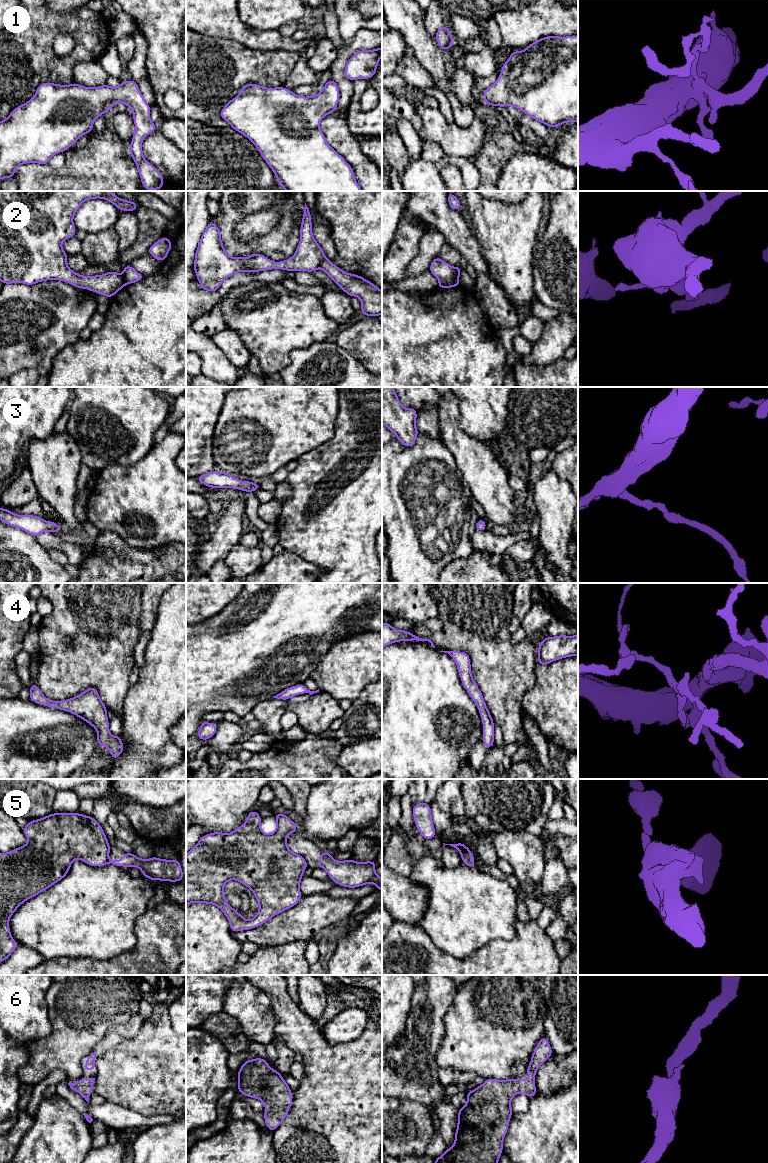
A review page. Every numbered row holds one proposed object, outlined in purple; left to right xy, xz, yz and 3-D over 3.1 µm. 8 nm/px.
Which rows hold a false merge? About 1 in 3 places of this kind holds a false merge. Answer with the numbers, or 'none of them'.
2, 5

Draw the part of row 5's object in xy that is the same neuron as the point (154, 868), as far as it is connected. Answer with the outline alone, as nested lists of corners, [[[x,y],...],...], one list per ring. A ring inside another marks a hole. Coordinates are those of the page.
[[[123,853],[121,860],[110,860],[109,863],[118,867],[138,867],[143,877],[151,881],[183,881],[183,871],[179,860],[159,859],[153,856],[150,859],[141,859],[133,853]]]

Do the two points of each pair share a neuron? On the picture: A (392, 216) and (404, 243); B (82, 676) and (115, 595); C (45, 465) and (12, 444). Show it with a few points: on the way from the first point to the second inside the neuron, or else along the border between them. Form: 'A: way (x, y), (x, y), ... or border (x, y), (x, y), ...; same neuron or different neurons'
A: border (405, 206), (392, 243); different neurons
B: way (82, 656), (82, 645), (90, 636), (96, 615); same neuron
C: border (51, 433), (45, 438), (33, 438), (29, 442); different neurons

